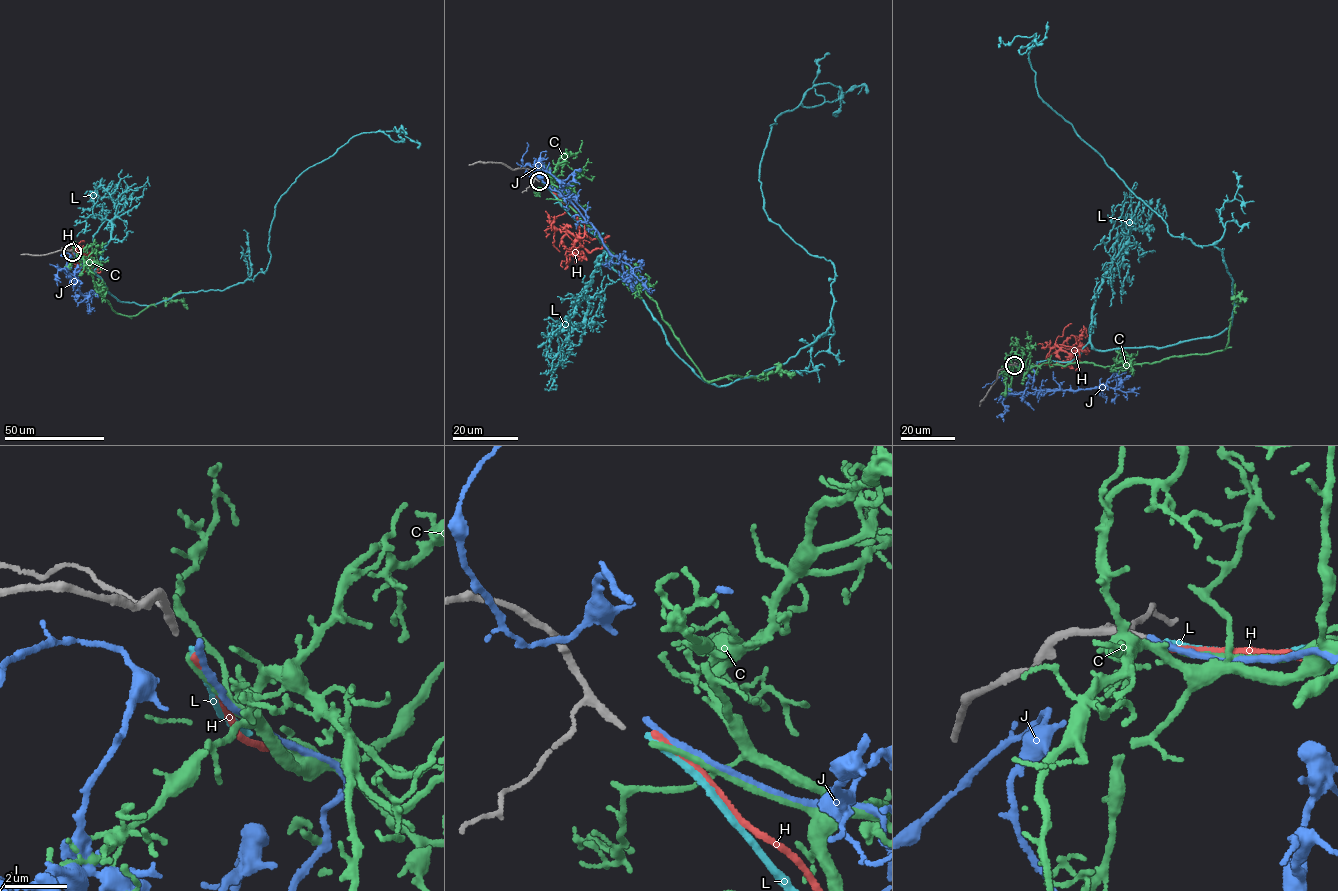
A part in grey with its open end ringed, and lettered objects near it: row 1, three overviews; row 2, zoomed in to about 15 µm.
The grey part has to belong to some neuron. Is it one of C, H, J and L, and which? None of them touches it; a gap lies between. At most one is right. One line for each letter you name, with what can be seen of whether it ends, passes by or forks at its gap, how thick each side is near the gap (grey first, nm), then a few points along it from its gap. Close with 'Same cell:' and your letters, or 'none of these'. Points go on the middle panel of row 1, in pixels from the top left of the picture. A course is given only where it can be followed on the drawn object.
C: It ends there. Thickness 240 nm (grey) against 190 nm. Its course: (542, 183), (558, 190), (564, 201), (632, 273), (706, 380), (795, 372)
Same cell: C

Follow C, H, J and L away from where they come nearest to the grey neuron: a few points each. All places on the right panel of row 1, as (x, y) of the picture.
C: (1017, 365), (1087, 362), (1116, 368), (1212, 353), (1225, 349), (1229, 341), (1234, 301), (1238, 296), (1244, 302)
H: (1015, 366), (1064, 361), (1072, 367), (1079, 350), (1085, 351), (1059, 344)
J: (1014, 365), (1033, 369), (1032, 388), (1040, 393), (1014, 393), (1000, 401), (1008, 390), (1005, 371), (982, 387)
L: (1015, 365), (1213, 336), (1235, 303), (1221, 251), (1172, 235), (1039, 96), (1019, 50), (1048, 21)

